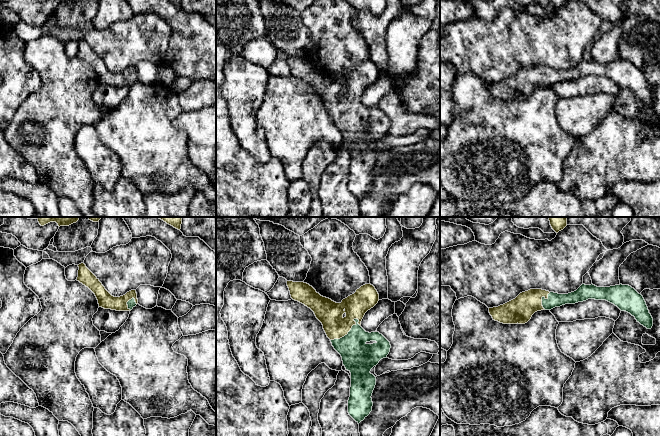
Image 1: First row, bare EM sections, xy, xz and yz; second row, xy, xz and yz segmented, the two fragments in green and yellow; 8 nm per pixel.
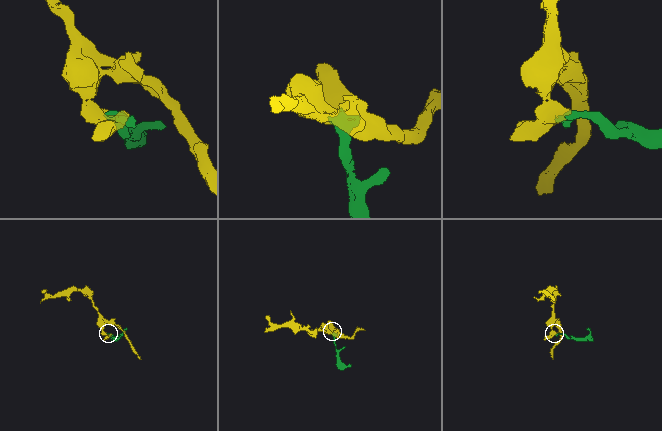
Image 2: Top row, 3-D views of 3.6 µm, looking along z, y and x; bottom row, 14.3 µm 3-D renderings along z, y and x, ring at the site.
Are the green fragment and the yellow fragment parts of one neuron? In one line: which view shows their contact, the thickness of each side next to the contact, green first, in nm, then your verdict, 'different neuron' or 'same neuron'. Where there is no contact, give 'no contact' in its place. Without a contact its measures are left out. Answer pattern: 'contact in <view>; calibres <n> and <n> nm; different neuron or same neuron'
contact in xz; calibres 260 and 200 nm; same neuron

